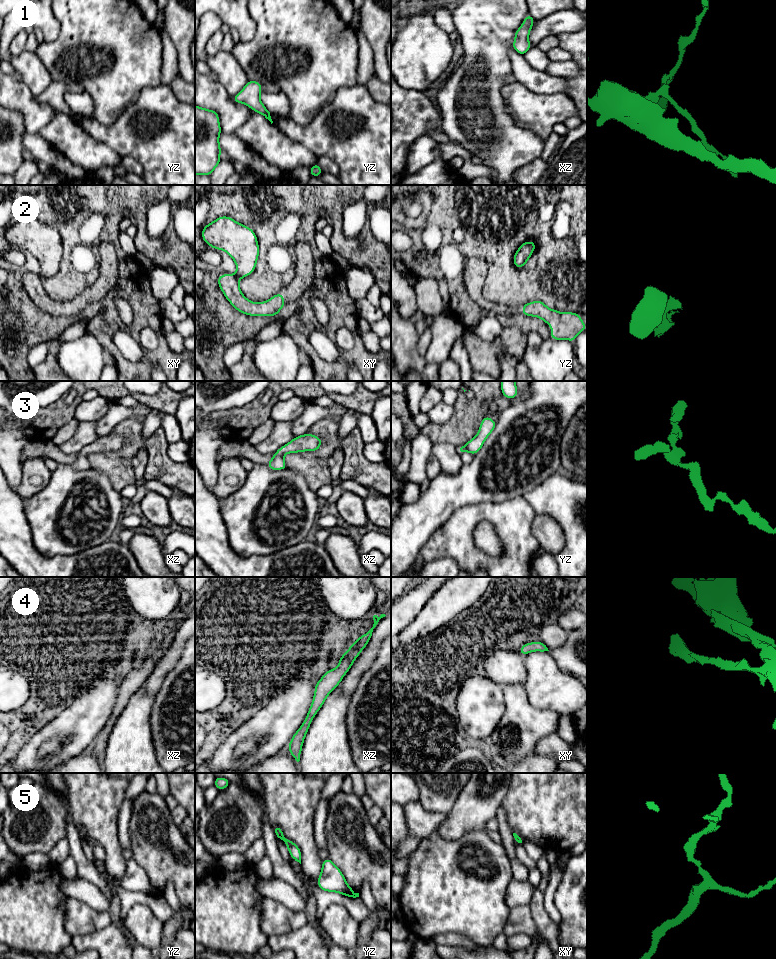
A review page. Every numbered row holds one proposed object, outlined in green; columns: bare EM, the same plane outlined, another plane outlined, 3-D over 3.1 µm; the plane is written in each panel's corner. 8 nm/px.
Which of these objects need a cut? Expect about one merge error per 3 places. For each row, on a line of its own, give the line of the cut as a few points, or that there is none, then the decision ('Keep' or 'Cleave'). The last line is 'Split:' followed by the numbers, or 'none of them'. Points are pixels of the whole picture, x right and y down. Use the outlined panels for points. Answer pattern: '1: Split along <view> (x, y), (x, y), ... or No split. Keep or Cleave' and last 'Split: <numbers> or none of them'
1: No split. Keep
2: No split. Keep
3: No split. Keep
4: No split. Keep
5: No split. Keep
Split: none of them

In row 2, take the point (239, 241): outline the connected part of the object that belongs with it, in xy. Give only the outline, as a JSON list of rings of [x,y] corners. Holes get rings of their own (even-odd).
[[[220,216],[203,227],[201,236],[207,245],[226,251],[236,263],[235,275],[226,273],[216,277],[230,304],[240,313],[249,316],[276,316],[286,303],[281,292],[267,301],[254,303],[239,288],[239,280],[254,272],[259,257],[255,232],[231,217]]]

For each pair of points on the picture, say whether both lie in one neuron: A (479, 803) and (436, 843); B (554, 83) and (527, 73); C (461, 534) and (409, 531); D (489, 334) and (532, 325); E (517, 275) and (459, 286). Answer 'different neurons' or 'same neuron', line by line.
A: different neurons
B: same neuron
C: different neurons
D: different neurons
E: same neuron

